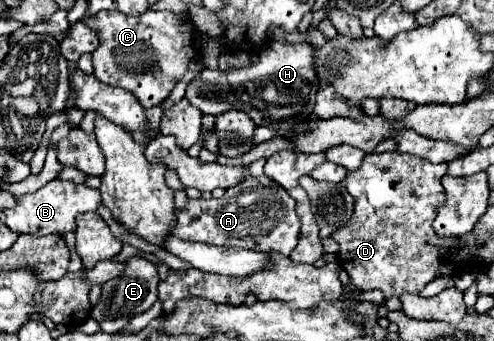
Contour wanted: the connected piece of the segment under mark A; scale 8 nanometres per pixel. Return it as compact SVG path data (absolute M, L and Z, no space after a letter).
M264 159L250 163L250 175L238 185L230 187L220 199L188 201L188 209L176 211L178 225L174 227L174 237L218 247L246 247L290 255L300 233L300 221L294 209L296 203L290 199L284 187L264 175L264 163Z

